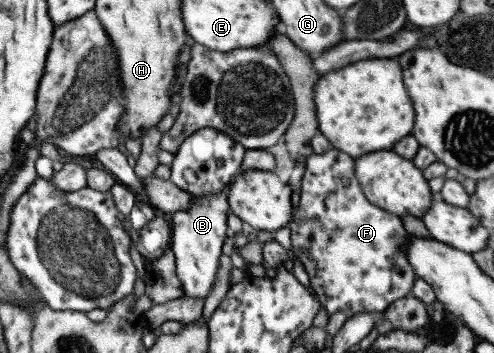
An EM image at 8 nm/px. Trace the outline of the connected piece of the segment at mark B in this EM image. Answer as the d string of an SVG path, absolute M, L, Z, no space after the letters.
M231 183L214 194L196 196L187 209L169 215L171 226L170 249L176 258L176 275L183 287L183 296L201 298L205 301L211 292L219 271L222 246L228 233L228 193Z

